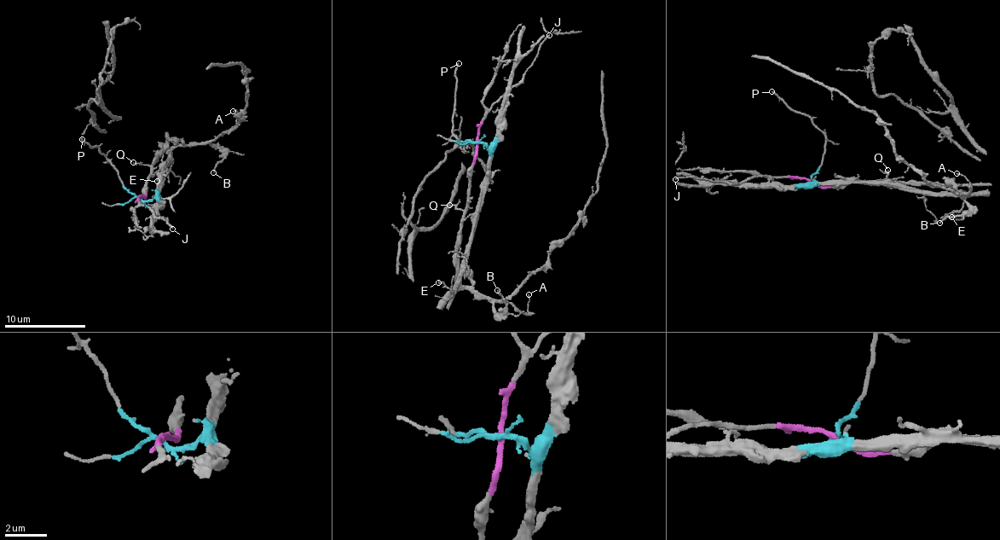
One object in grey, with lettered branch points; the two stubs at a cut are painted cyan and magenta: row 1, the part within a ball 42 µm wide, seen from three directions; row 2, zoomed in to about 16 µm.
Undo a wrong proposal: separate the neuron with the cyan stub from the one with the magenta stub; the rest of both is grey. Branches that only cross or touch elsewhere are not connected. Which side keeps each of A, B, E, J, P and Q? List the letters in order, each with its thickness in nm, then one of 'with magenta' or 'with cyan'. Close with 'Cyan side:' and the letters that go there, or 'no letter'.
A: 120 nm thick; with cyan
B: 130 nm thick; with cyan
E: 140 nm thick; with cyan
J: 130 nm thick; with magenta
P: 150 nm thick; with cyan
Q: 80 nm thick; with magenta
Cyan side: A, B, E, P

